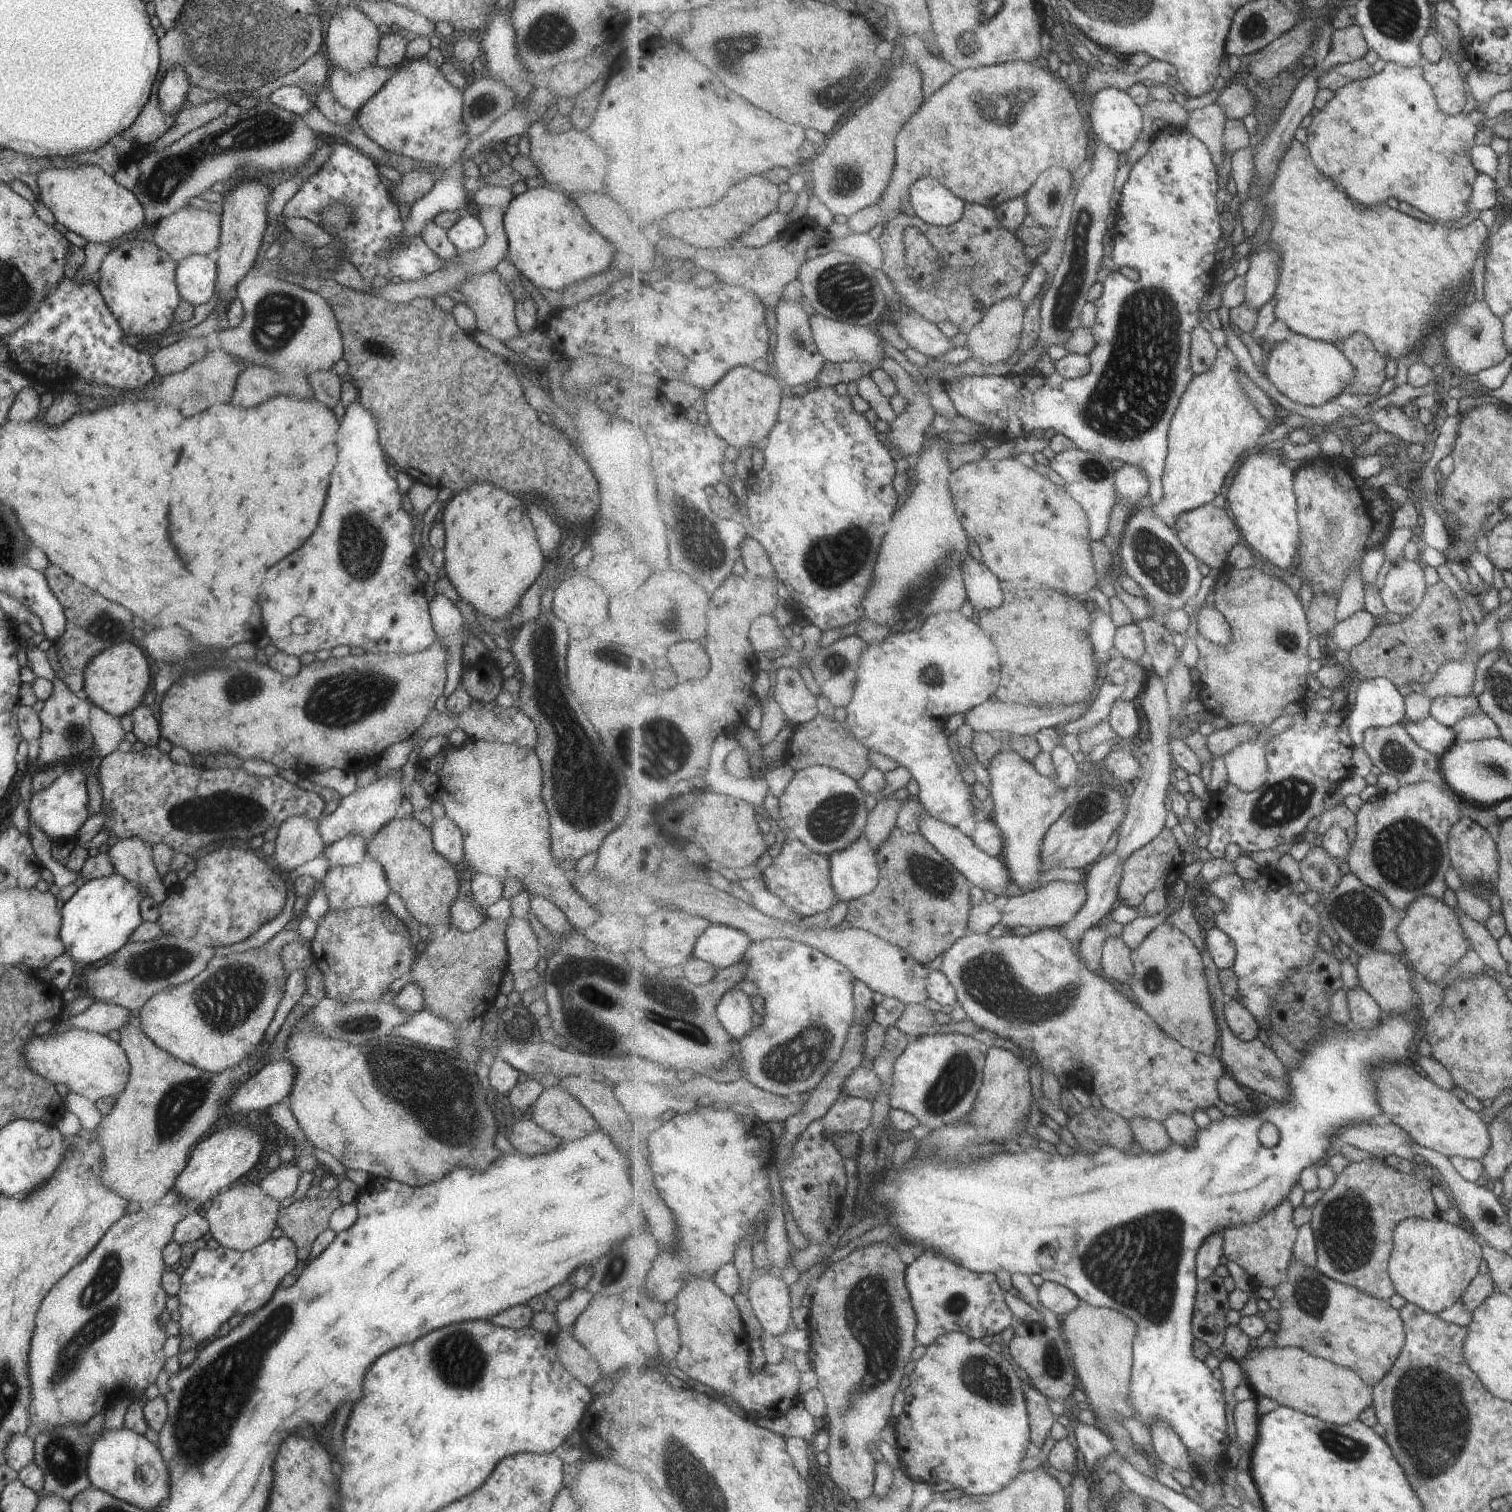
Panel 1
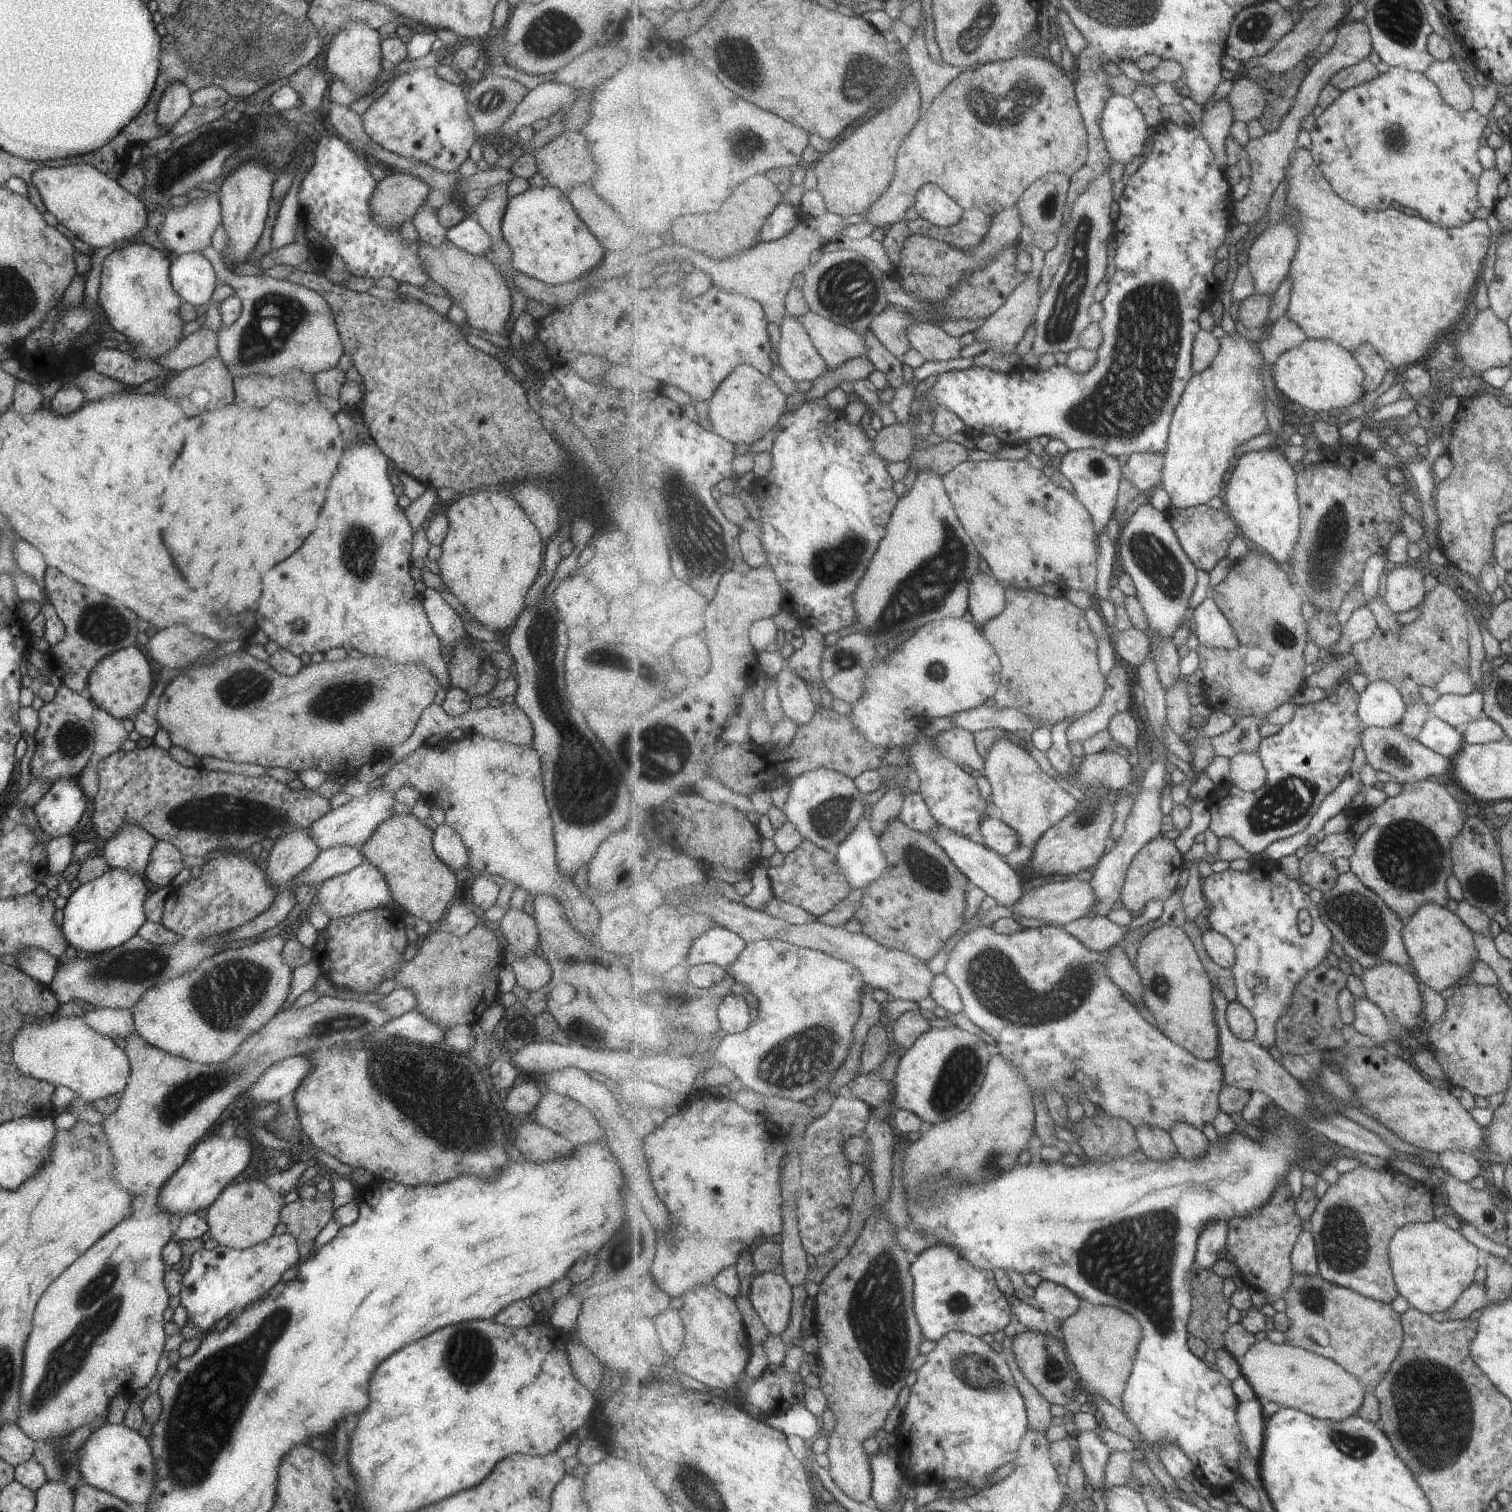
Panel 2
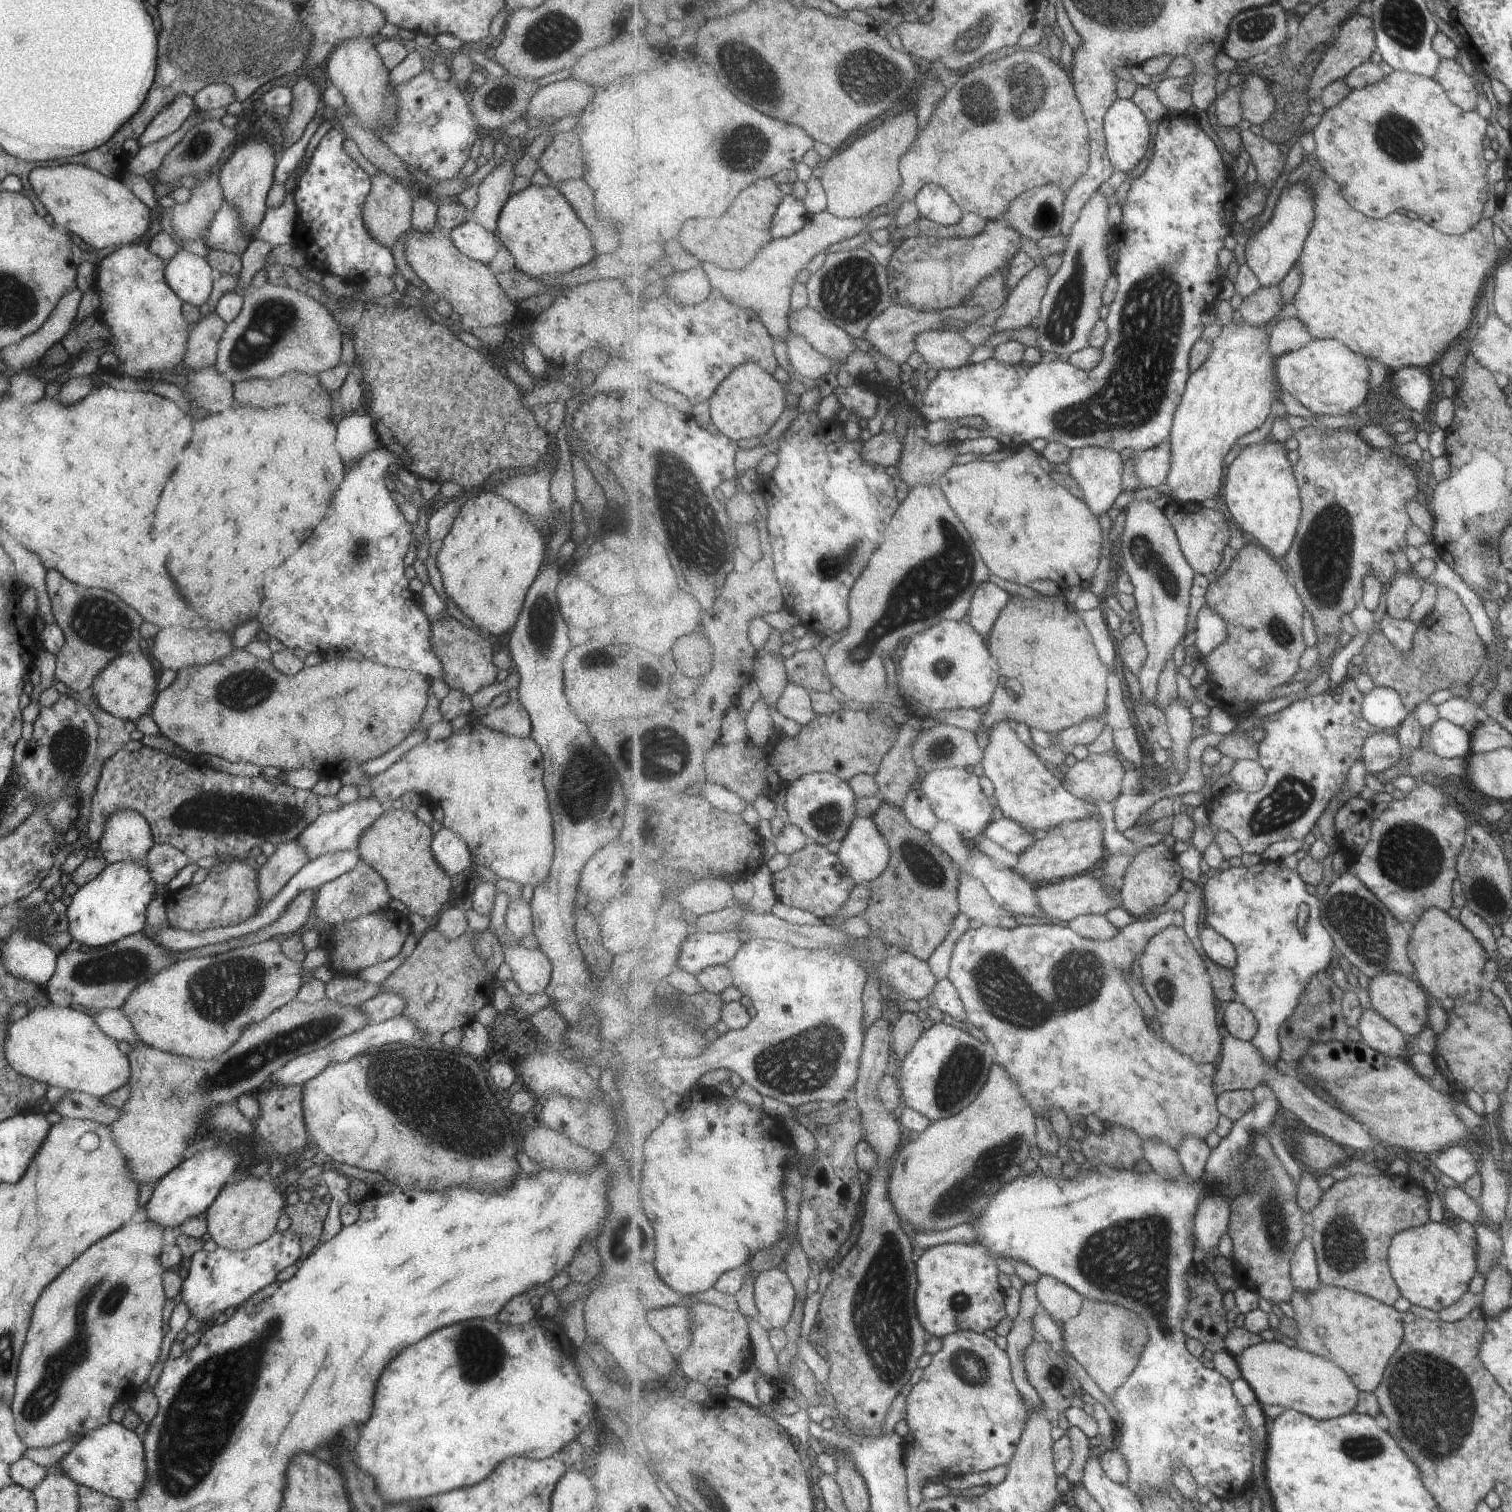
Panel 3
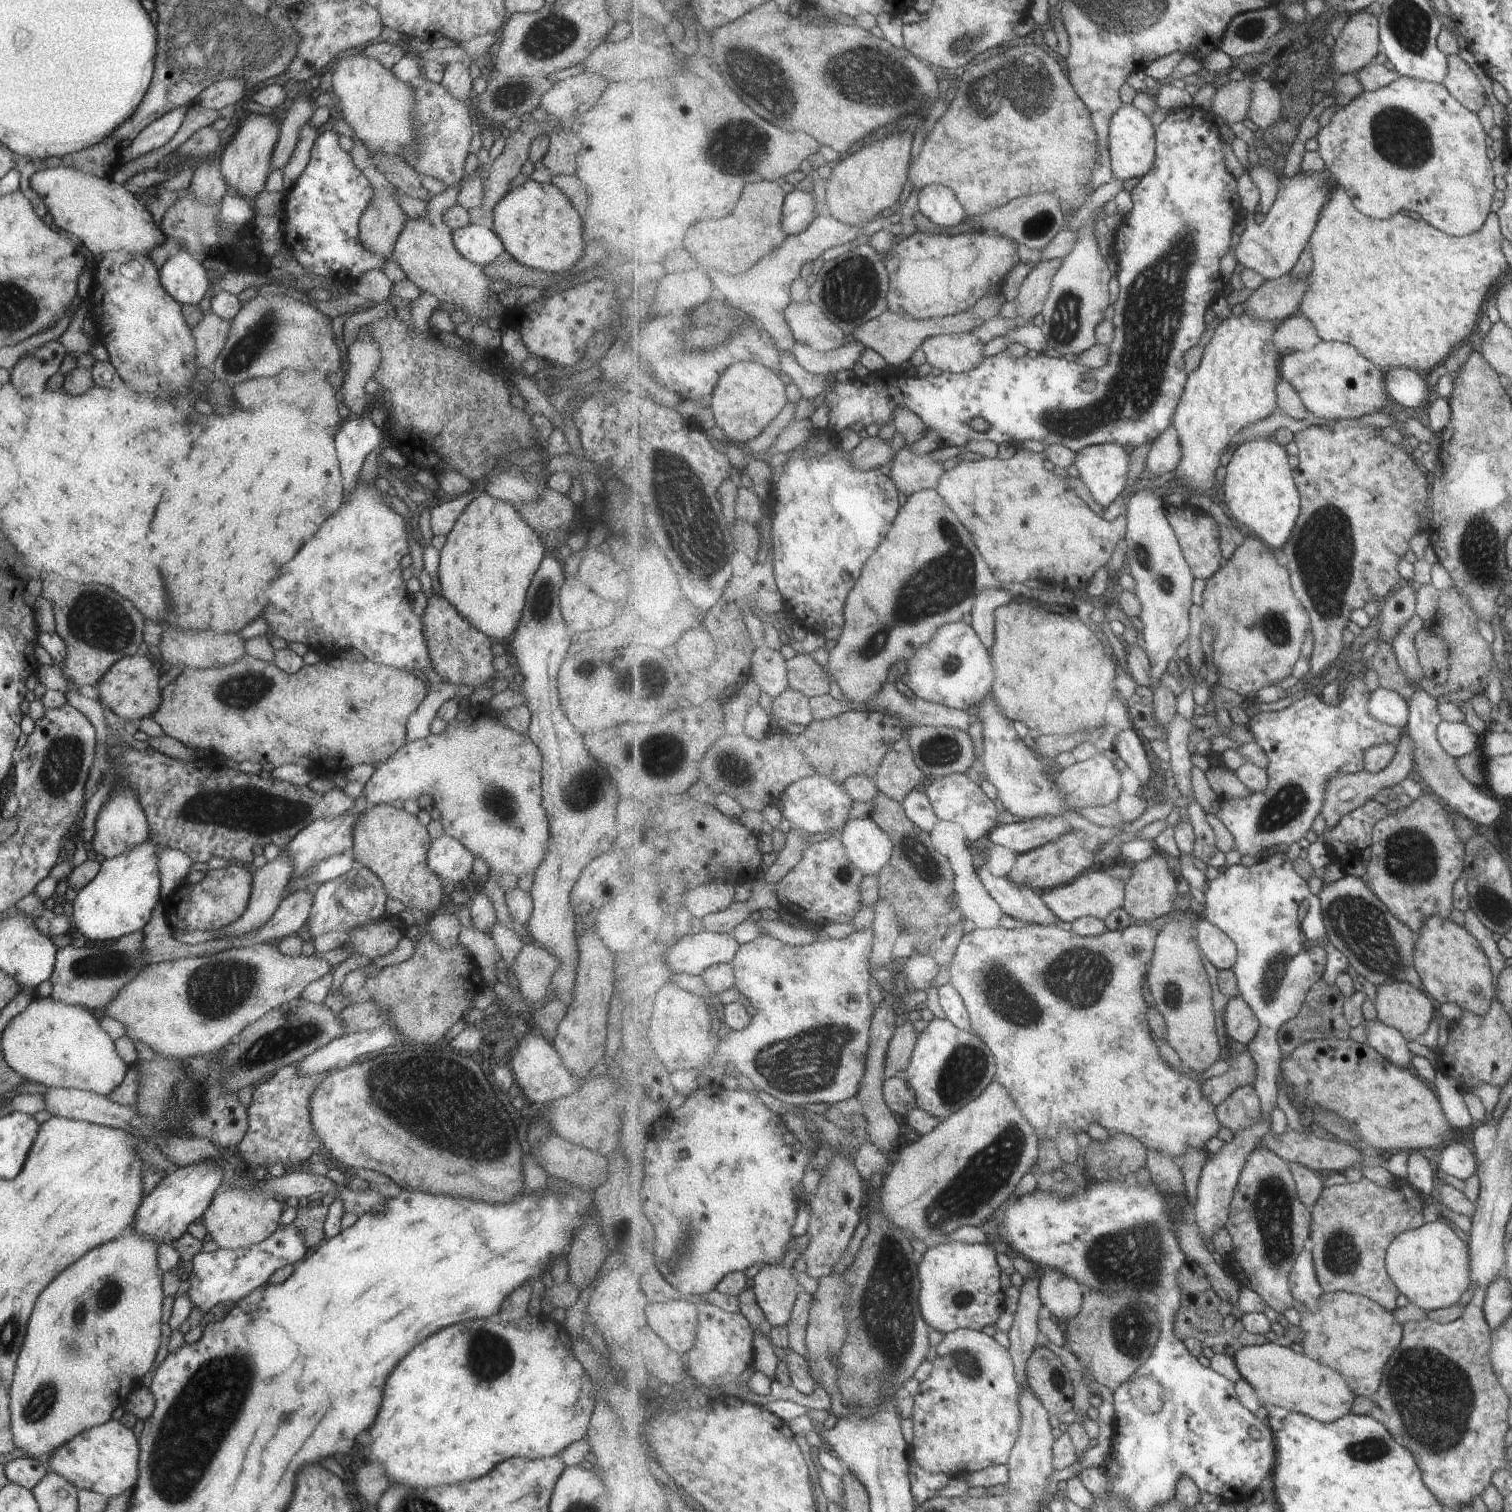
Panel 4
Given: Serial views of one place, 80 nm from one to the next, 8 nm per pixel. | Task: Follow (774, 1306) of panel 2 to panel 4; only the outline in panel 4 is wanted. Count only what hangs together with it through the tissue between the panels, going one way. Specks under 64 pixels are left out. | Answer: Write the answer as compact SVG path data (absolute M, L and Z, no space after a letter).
M767 1265L753 1279L757 1302L768 1321L773 1328L785 1327L791 1320L797 1293L802 1289L792 1271L782 1265Z

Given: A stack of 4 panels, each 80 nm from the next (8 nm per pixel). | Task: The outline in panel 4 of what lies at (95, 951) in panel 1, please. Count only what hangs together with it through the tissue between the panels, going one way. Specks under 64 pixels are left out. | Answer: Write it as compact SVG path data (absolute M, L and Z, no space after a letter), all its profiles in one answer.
M147 838L137 847L125 849L121 854L103 860L97 874L76 892L72 901L75 932L86 939L105 942L142 929L149 920L154 904L161 899L157 870L159 848L163 847Z

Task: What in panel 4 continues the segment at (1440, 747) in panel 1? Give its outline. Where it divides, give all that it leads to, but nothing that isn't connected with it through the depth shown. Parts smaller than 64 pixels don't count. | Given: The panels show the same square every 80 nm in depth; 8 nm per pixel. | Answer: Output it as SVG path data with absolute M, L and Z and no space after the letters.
M1440 721L1436 726L1436 739L1446 755L1459 759L1479 746L1479 739L1464 721Z

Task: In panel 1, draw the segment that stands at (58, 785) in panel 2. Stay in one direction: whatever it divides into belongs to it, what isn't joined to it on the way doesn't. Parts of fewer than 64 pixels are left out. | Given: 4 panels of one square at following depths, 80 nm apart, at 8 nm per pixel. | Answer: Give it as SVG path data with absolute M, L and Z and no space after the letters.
M70 766L59 776L54 778L53 782L44 790L33 794L29 801L29 822L33 821L34 825L45 834L51 843L62 841L63 839L73 840L75 832L81 827L87 819L87 790L85 789L86 776L81 774L79 766Z

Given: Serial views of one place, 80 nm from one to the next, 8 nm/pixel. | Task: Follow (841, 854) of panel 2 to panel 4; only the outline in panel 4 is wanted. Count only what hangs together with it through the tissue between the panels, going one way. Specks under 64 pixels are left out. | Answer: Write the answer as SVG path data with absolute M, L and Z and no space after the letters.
M871 816L847 821L841 840L849 860L865 877L879 875L889 865L894 851L891 837Z

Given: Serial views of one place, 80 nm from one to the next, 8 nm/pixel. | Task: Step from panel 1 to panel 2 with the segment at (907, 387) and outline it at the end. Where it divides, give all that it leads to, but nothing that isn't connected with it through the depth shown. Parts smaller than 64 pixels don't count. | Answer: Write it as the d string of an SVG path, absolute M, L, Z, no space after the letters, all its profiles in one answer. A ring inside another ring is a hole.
M871 330L867 331L865 342L866 355L876 366L876 370L880 370L887 376L890 386L896 388L904 383L905 380L903 380L903 372L901 371L902 363L879 342ZM909 418L905 423L883 427L873 438L876 453L887 463L905 463L910 459L915 448L914 426L911 419Z

